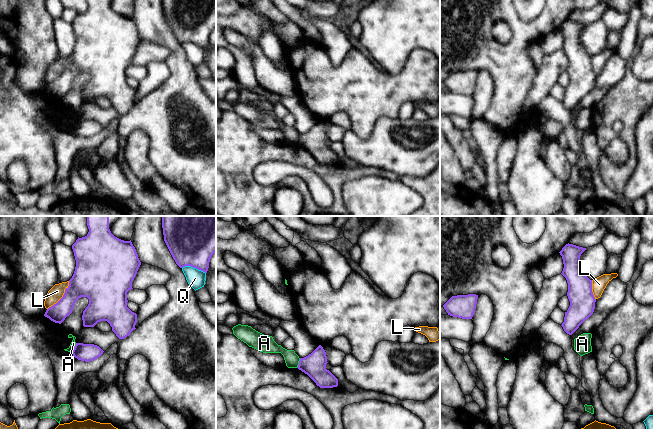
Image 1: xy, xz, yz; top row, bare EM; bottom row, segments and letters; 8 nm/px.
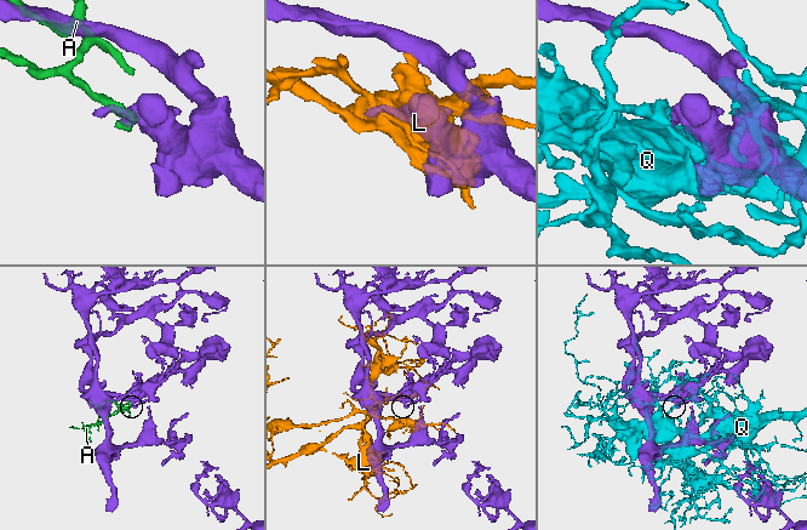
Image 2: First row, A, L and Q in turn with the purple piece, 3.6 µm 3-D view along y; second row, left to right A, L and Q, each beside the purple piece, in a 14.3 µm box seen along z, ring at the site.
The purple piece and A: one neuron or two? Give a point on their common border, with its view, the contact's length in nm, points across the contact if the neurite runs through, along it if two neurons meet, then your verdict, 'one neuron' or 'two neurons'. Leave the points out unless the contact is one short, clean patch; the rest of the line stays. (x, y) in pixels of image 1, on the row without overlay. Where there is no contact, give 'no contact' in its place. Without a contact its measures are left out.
meets purple in xz at (299, 139); contact 90 nm long; border along xz (300, 134), (299, 140), (296, 143); two neurons

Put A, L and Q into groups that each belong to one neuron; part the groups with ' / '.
A Q / L

